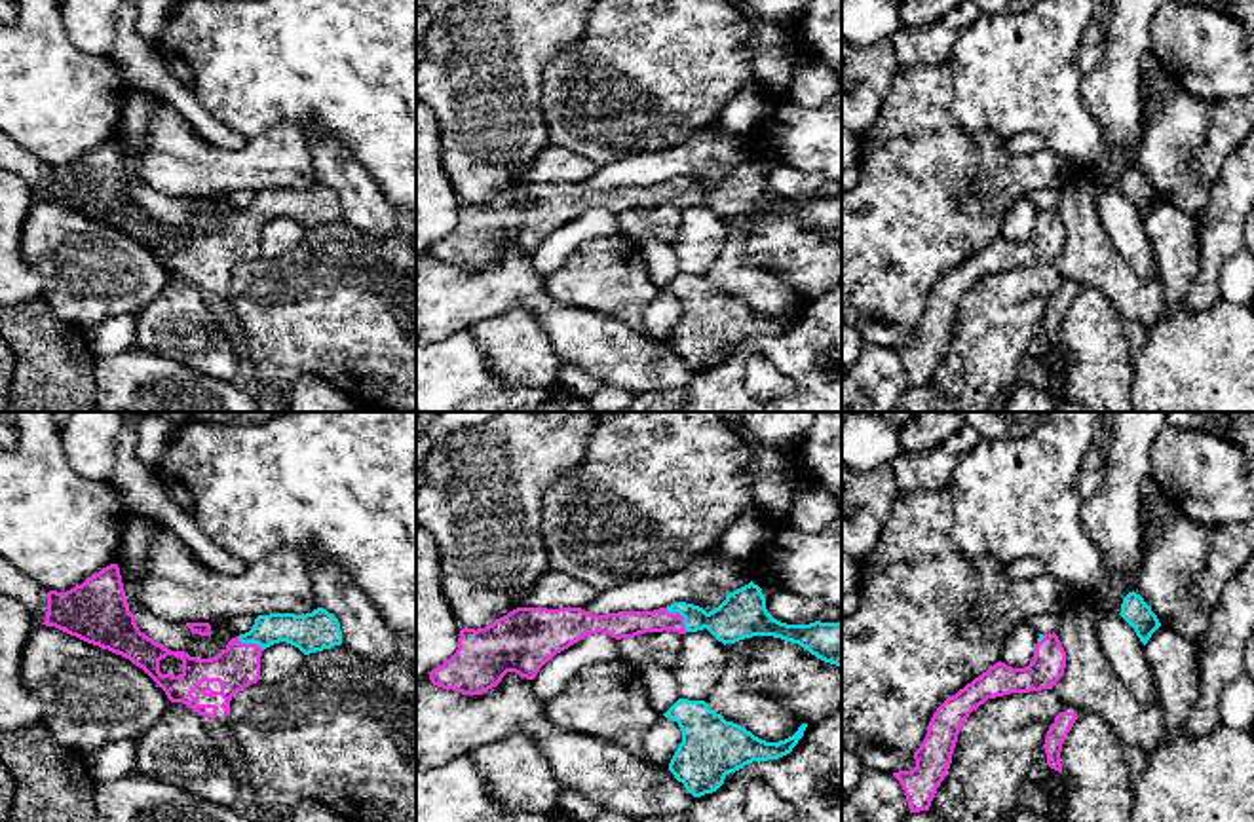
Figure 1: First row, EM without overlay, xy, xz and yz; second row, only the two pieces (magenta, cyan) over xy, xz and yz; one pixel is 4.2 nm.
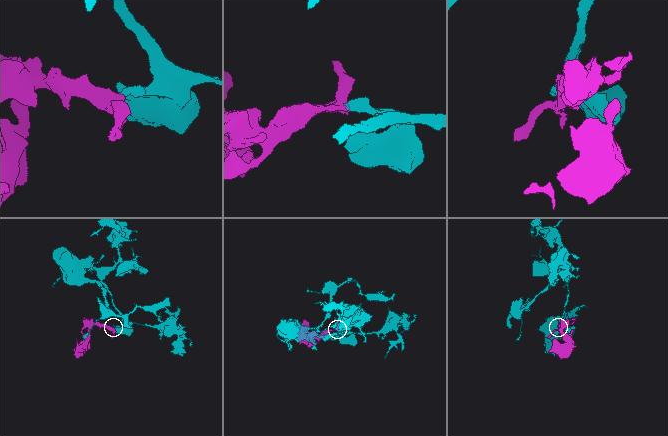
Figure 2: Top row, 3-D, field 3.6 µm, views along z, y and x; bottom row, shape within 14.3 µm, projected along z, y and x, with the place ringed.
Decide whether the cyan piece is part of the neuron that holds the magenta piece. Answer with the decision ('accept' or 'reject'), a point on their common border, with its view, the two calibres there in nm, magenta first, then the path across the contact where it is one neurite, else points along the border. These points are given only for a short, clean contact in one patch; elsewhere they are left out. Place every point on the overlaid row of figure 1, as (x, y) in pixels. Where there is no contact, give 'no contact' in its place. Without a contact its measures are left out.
accept | xz (681, 616) | 110/190 nm | across xz (624, 623), (681, 616), (740, 616)

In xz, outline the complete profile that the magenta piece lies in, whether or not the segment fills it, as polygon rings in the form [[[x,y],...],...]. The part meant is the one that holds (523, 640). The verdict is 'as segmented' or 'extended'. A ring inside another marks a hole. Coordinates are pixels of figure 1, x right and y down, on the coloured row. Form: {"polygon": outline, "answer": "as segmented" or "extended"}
{"polygon": [[[750,581],[709,613],[686,602],[608,615],[593,615],[581,607],[517,607],[484,628],[462,628],[456,653],[428,674],[437,687],[483,695],[507,672],[534,680],[547,661],[589,634],[602,632],[621,640],[646,632],[686,634],[703,628],[724,645],[752,636],[781,638],[842,668],[842,623],[781,623],[768,613],[762,588]]], "answer": "extended"}

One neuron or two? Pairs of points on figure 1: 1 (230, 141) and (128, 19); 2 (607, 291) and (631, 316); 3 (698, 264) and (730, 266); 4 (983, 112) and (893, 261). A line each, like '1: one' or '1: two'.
1: one
2: one
3: two
4: two

